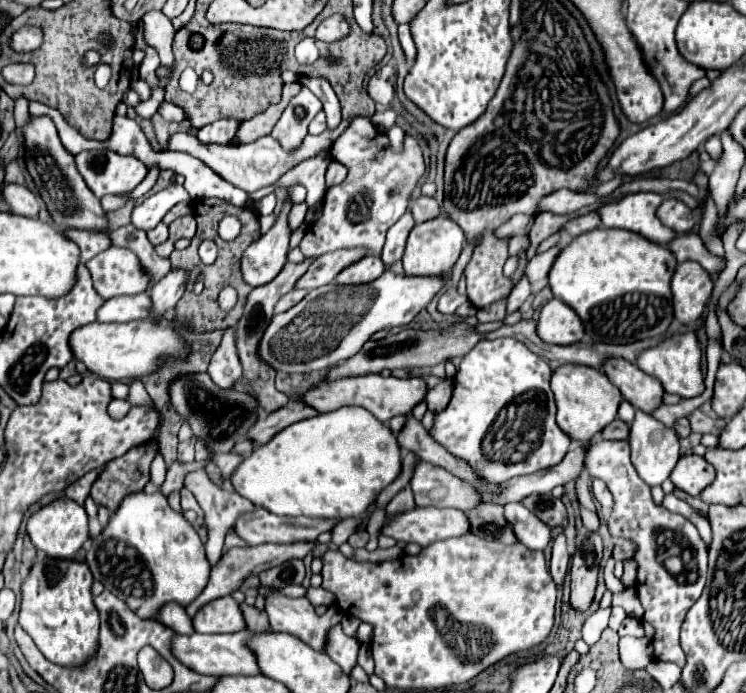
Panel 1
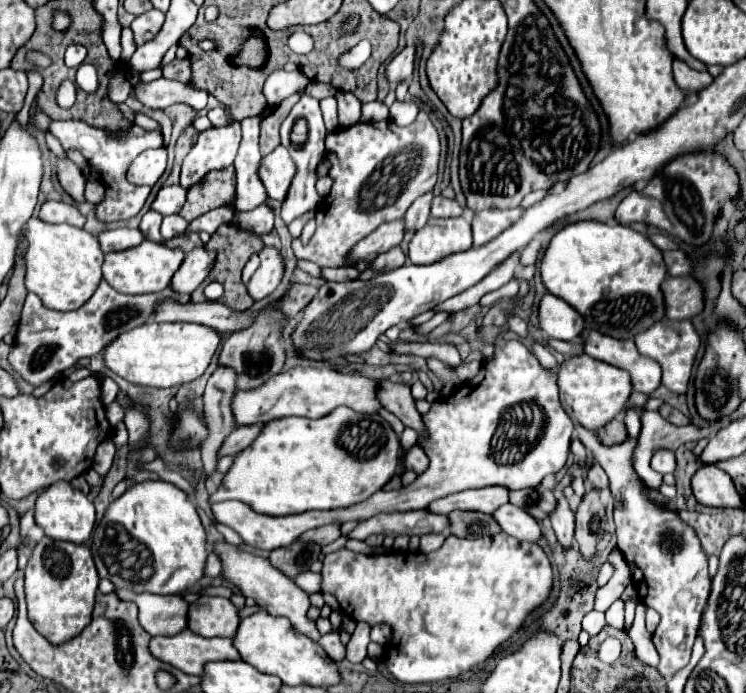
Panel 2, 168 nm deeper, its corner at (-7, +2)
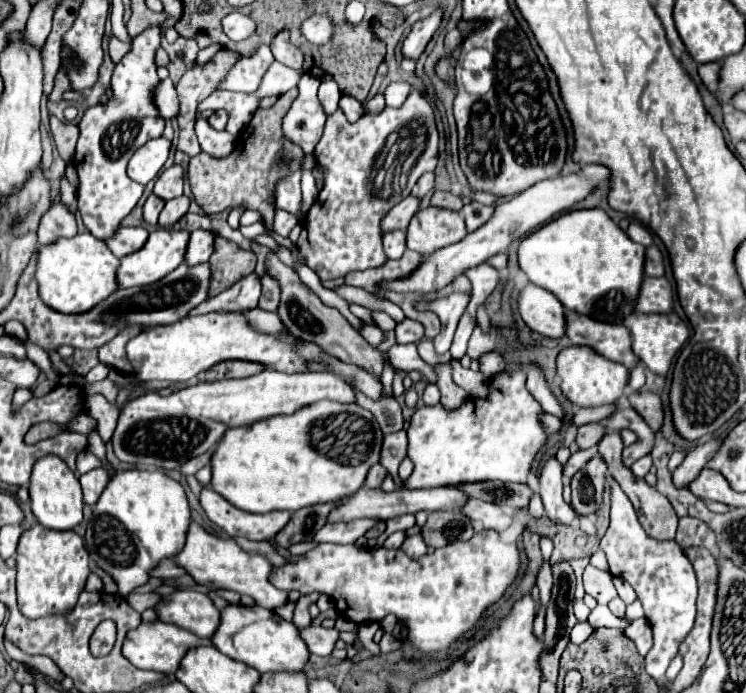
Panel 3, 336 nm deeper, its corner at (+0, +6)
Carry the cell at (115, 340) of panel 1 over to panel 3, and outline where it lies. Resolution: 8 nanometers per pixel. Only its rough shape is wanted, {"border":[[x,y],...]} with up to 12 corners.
{"border":[[238,314],[186,316],[128,340],[142,382],[186,382],[222,360],[294,374],[290,338]]}

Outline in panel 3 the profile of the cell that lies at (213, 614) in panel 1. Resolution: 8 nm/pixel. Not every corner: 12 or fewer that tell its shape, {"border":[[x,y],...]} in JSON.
{"border":[[180,590],[164,596],[158,620],[210,638],[220,610],[208,594]]}

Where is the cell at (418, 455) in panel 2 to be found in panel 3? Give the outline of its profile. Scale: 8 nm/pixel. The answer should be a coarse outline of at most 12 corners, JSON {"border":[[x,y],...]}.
{"border":[[406,432],[384,436],[380,464],[398,476],[406,458]]}

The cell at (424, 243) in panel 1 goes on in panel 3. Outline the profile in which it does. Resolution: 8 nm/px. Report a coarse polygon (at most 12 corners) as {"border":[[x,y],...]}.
{"border":[[460,212],[414,214],[406,246],[428,256],[466,236]]}

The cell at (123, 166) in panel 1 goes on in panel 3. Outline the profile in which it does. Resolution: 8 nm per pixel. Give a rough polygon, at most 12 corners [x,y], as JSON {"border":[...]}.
{"border":[[156,138],[138,148],[128,176],[148,184],[164,166],[170,140]]}

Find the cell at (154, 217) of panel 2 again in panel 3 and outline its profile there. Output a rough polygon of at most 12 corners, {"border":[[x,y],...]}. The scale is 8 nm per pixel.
{"border":[[150,194],[144,204],[144,220],[156,226],[164,200]]}

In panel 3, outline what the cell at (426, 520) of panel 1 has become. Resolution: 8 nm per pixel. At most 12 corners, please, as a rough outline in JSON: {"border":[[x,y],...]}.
{"border":[[380,520],[326,524],[316,542],[352,544]]}

